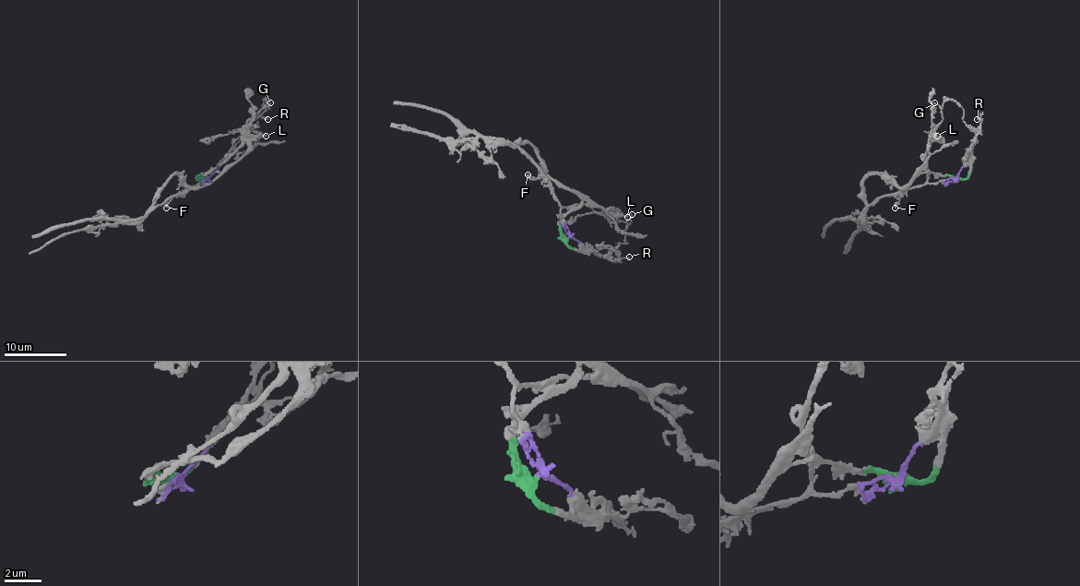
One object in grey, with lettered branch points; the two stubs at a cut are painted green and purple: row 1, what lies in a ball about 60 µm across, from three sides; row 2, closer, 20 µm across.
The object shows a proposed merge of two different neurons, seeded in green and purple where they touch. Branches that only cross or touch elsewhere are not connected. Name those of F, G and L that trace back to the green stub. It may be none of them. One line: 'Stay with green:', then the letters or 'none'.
Stay with green: L

